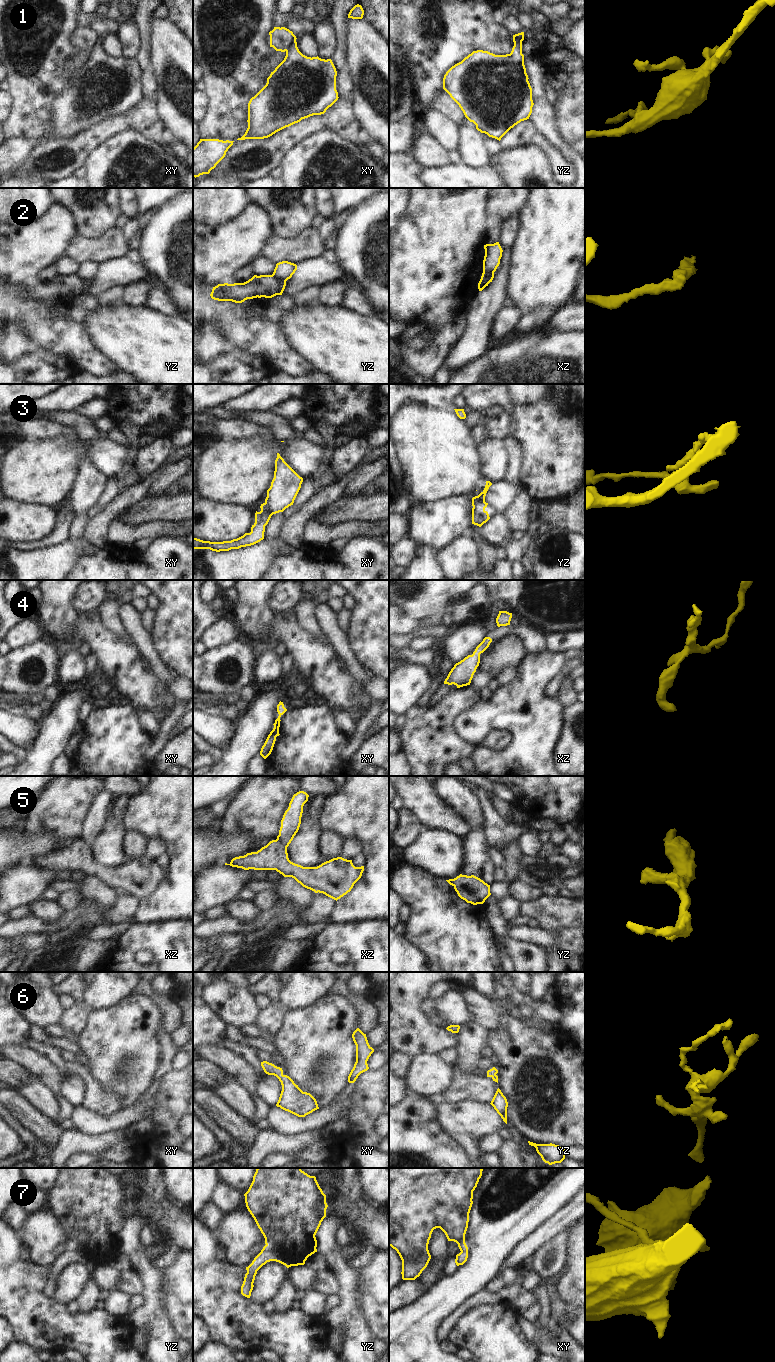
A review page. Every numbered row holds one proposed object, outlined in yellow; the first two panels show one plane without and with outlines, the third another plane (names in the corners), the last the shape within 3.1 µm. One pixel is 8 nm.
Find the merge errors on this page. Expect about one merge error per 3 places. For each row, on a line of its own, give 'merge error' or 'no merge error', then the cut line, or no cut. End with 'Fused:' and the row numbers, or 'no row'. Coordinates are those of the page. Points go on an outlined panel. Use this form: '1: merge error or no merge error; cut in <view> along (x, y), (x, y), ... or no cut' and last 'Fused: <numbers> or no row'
1: merge error; cut in xy along (295, 40), (286, 51)
2: merge error; cut in yz along (272, 274), (276, 278), (285, 281)
3: merge error; cut in xy along (264, 503), (272, 514)
4: no merge error; no cut
5: no merge error; no cut
6: no merge error; no cut
7: no merge error; no cut
Fused: 1, 2, 3

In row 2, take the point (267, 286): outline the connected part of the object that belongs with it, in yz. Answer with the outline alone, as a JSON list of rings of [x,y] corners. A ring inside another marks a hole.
[[[254,275],[244,283],[218,284],[213,287],[211,298],[218,301],[232,301],[242,303],[253,298],[272,298],[282,295],[286,286],[286,281],[276,279],[272,275]]]

